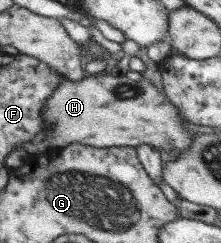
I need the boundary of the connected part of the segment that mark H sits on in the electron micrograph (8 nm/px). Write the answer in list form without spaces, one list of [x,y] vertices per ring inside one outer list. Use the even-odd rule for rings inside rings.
[[[102,74],[90,75],[72,81],[62,78],[62,82],[52,90],[42,106],[42,120],[56,126],[48,128],[48,142],[58,150],[70,143],[80,143],[94,148],[110,146],[140,146],[150,144],[160,152],[177,152],[182,154],[190,148],[194,133],[182,125],[178,109],[168,101],[166,95],[146,81],[130,80],[125,74],[115,76]]]

